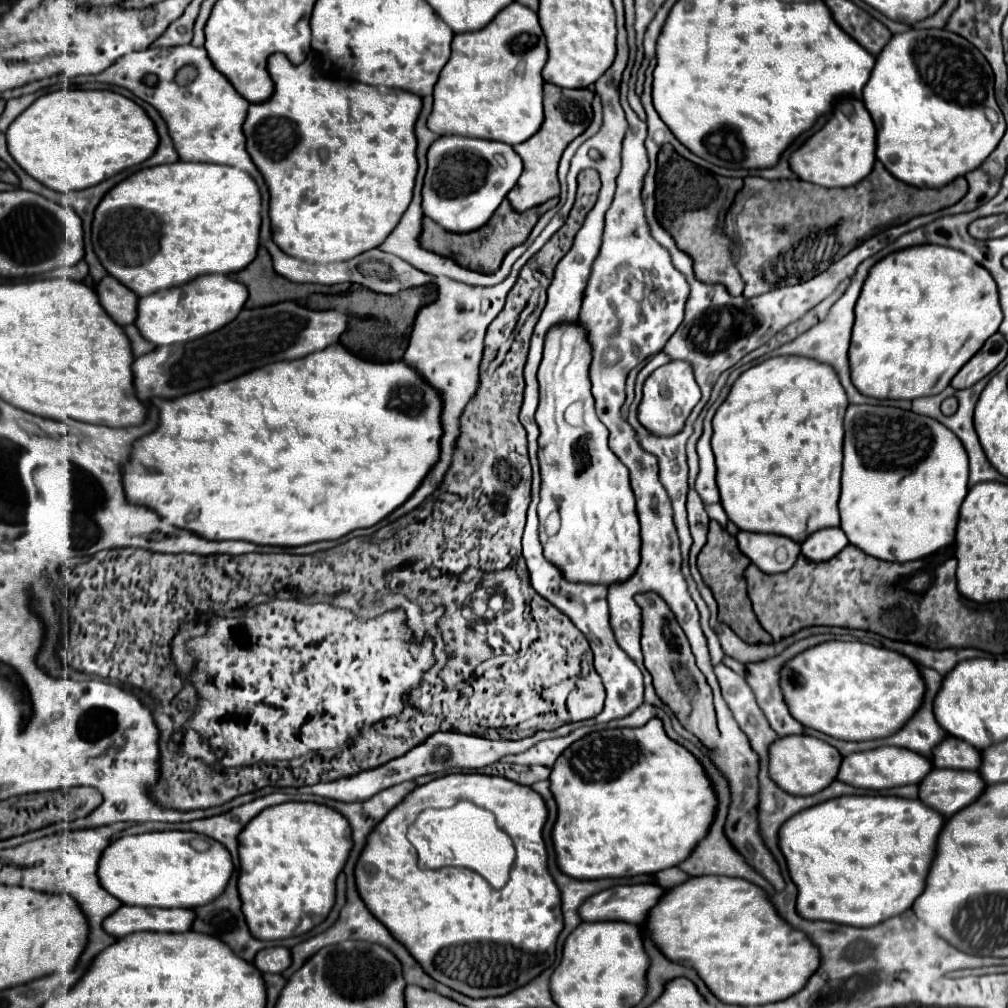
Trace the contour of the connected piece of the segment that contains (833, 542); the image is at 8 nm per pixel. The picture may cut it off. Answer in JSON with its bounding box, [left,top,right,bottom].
[802,526,848,562]

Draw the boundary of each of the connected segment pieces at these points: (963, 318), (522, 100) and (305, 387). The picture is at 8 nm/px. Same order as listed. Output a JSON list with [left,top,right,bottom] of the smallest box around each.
[[850,244,1002,400],[428,2,546,146],[120,344,442,546]]

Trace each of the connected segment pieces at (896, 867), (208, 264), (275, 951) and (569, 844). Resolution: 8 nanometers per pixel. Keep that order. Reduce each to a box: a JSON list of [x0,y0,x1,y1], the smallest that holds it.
[[778,796,944,928],[92,162,260,296],[254,946,290,974],[550,718,716,880]]

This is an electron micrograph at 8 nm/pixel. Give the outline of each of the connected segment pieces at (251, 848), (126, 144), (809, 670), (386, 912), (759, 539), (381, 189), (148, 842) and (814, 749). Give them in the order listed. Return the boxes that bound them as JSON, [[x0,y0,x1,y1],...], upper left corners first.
[[238,802,350,940],[6,90,158,194],[780,642,924,740],[354,774,562,998],[736,532,800,574],[244,54,422,264],[96,832,232,908],[768,734,842,796]]

